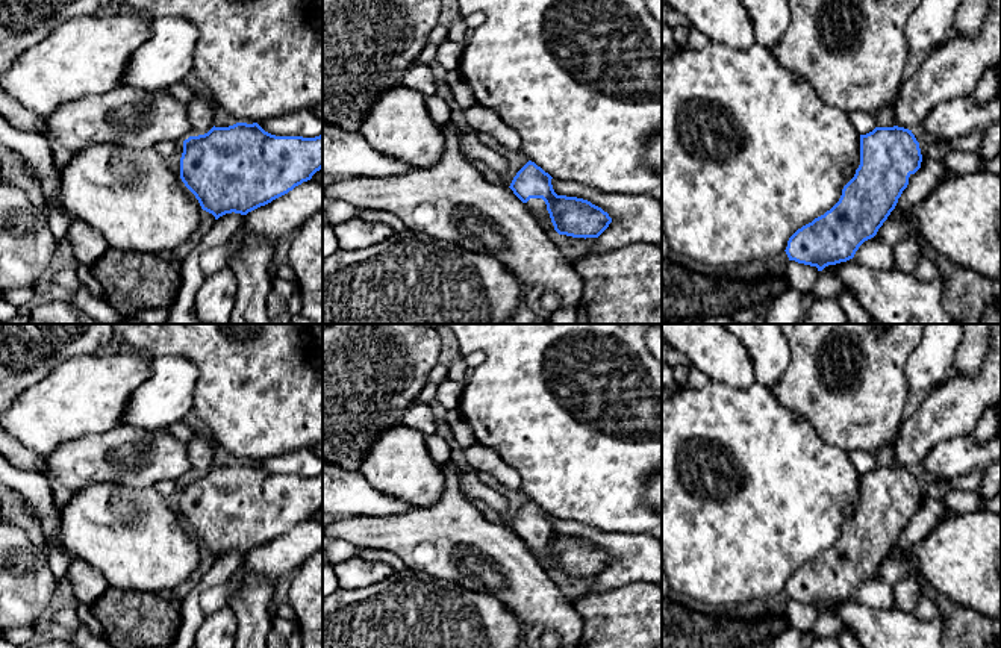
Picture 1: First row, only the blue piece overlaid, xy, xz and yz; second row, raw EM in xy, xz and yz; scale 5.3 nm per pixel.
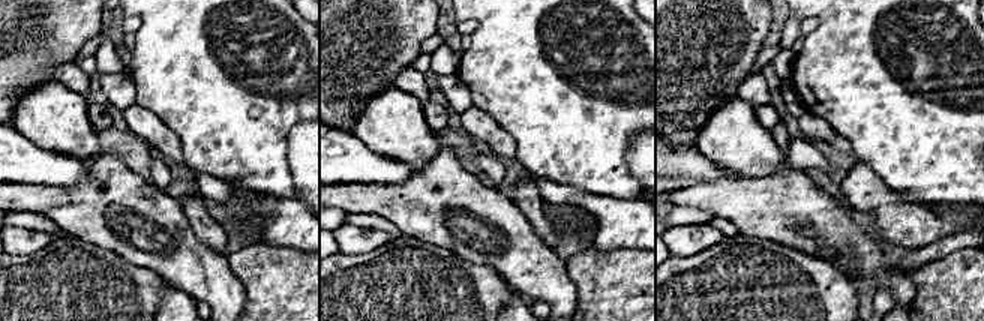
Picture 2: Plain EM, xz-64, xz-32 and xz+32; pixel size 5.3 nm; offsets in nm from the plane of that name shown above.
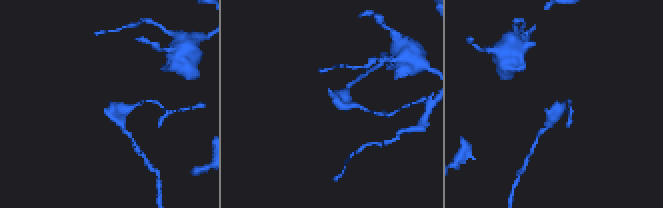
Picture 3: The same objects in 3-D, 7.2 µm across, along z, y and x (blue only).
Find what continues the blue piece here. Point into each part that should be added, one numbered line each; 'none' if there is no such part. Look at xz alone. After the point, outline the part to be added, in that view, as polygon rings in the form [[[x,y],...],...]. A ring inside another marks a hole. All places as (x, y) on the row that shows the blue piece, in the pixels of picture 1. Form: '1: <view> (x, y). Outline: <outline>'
1: xz (538, 206). Outline: [[[530,198],[525,206],[536,217],[539,226],[551,236],[556,238],[559,233],[554,230],[547,204],[542,198]]]

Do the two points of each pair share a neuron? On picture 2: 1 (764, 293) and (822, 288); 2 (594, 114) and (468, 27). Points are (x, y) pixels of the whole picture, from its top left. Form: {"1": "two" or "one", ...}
{"1": "one", "2": "two"}

